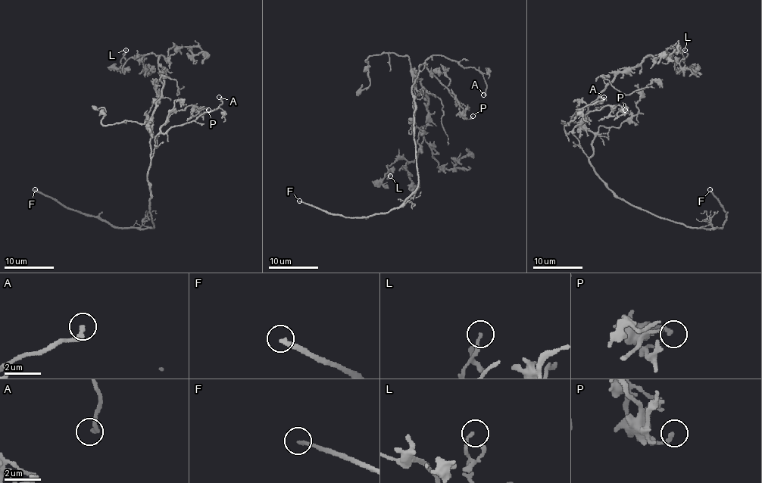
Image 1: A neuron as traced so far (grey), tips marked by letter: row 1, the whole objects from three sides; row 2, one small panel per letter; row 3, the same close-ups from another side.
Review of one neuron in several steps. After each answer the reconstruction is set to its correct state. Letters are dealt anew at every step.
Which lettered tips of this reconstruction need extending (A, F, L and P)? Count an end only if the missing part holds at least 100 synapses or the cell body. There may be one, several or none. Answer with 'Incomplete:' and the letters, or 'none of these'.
Incomplete: F

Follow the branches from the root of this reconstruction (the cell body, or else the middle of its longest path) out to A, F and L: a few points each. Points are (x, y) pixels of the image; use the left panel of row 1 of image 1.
A: (147, 176), (154, 138), (214, 110), (222, 103), (219, 97)
F: (147, 176), (151, 191), (149, 212), (154, 225), (151, 228), (112, 227), (95, 216), (68, 210), (35, 189)
L: (147, 176), (147, 123), (160, 97), (163, 67), (158, 56), (149, 54), (130, 57), (123, 71), (126, 50)

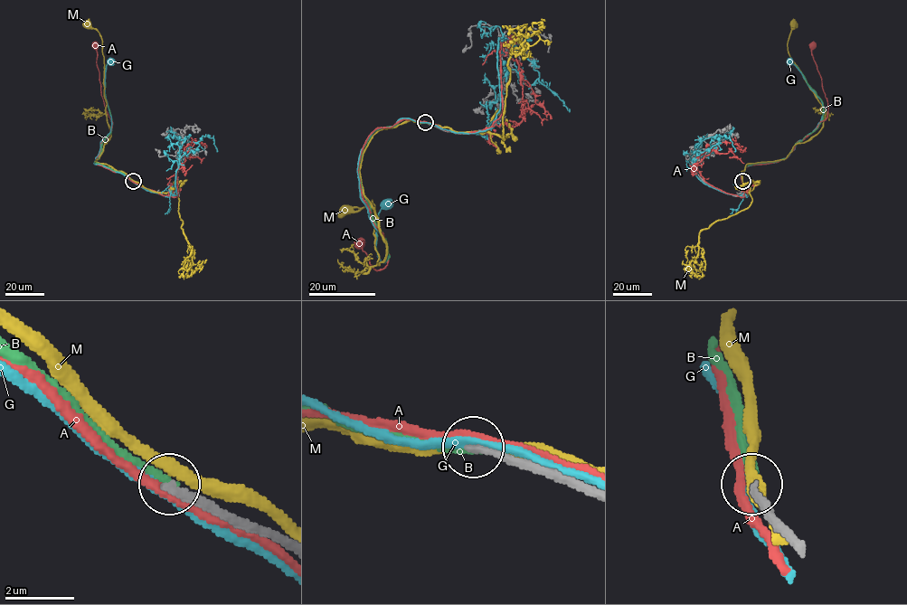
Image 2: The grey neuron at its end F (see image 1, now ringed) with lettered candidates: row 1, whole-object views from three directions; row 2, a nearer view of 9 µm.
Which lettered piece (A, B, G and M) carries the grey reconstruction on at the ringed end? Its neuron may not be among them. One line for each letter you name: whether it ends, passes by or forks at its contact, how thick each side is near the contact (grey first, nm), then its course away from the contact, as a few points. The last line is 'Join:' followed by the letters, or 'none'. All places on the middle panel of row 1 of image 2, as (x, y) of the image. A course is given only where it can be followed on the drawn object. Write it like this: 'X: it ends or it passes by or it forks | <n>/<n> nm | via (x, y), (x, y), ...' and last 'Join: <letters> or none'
B: it ends | 220/200 nm | via (425, 123), (405, 119), (381, 127), (362, 152), (359, 177), (388, 247), (385, 261), (376, 250), (379, 212)
Join: B

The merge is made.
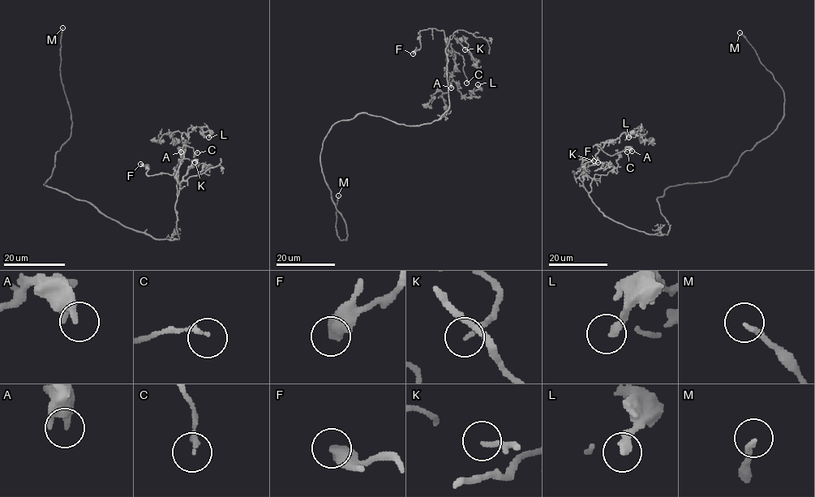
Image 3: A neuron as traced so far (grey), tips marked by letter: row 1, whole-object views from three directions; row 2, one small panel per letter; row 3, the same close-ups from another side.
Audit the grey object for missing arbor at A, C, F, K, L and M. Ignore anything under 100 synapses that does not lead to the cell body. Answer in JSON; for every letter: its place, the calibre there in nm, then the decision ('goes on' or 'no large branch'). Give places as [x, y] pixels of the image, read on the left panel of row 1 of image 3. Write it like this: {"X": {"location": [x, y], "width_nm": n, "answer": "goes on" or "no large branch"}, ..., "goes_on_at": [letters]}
{"A": {"location": [181, 152], "width_nm": 320, "answer": "no large branch"}, "C": {"location": [197, 152], "width_nm": 170, "answer": "no large branch"}, "F": {"location": [140, 164], "width_nm": 500, "answer": "no large branch"}, "K": {"location": [195, 162], "width_nm": 180, "answer": "no large branch"}, "L": {"location": [208, 137], "width_nm": 280, "answer": "no large branch"}, "M": {"location": [62, 27], "width_nm": 170, "answer": "goes on"}, "goes_on_at": ["M"]}

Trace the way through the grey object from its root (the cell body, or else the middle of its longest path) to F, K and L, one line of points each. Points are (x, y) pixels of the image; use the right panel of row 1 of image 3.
F: (660, 209), (670, 224), (667, 233), (645, 233), (607, 217), (583, 186), (583, 174), (572, 172), (598, 162)
K: (660, 209), (670, 224), (667, 233), (645, 233), (607, 217), (580, 179), (582, 161), (594, 160)
L: (660, 209), (667, 233), (645, 233), (607, 217), (589, 194), (588, 163), (606, 143), (641, 126), (628, 137)

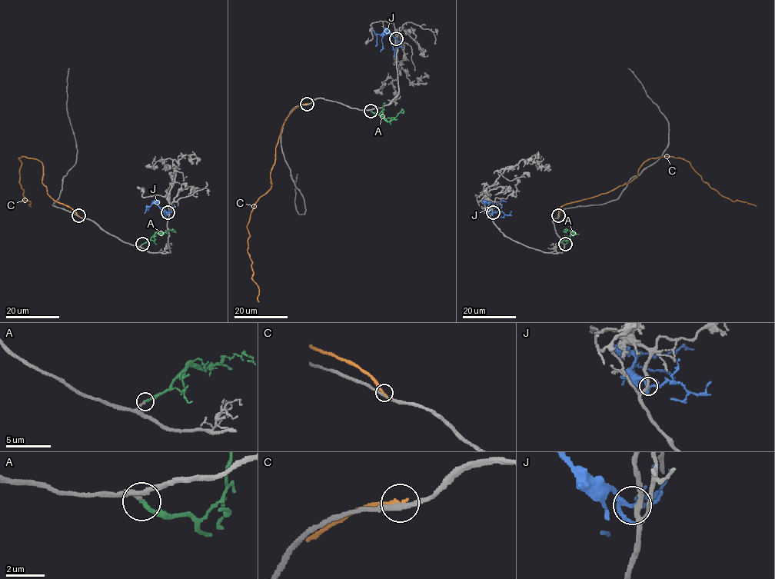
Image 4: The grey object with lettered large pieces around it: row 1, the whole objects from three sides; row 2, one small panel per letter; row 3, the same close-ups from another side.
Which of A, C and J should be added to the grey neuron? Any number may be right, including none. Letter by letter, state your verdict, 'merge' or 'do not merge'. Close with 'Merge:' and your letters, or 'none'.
A: merge
C: do not merge
J: do not merge
Merge: A

